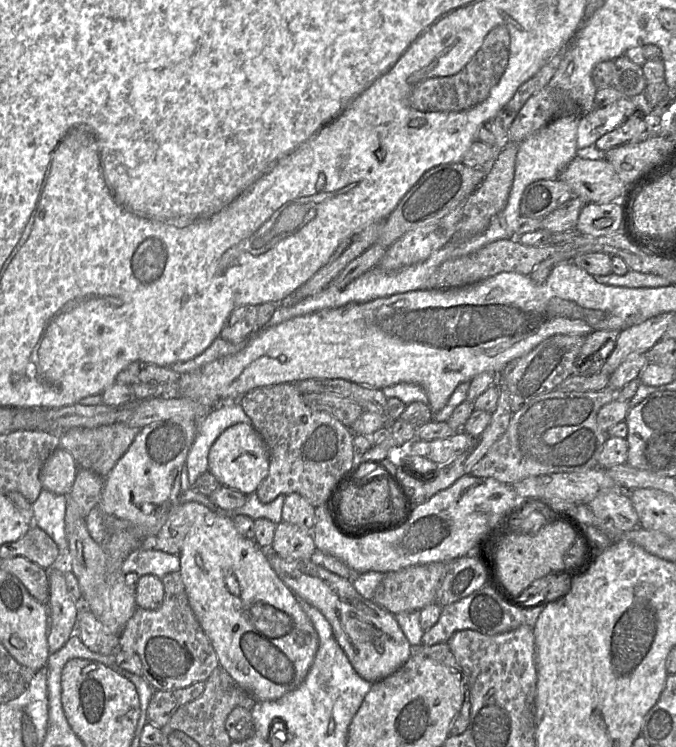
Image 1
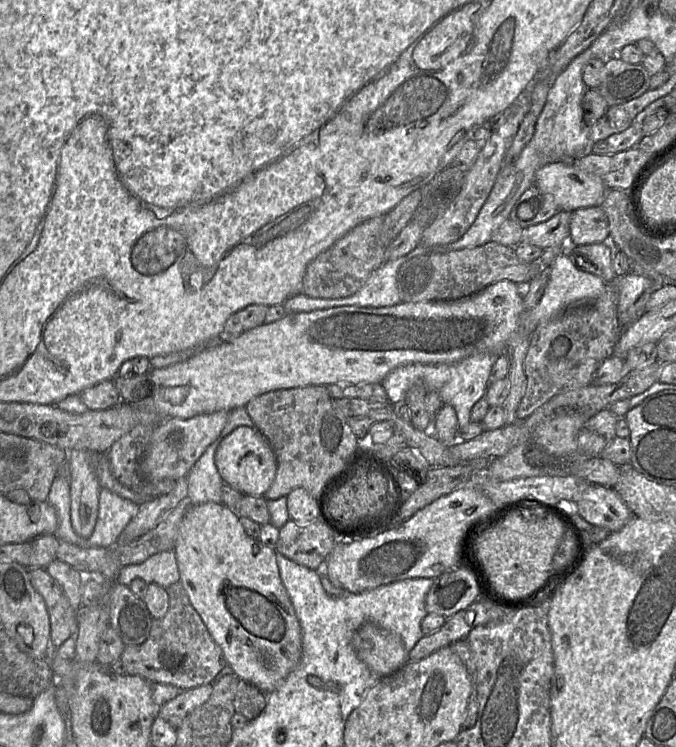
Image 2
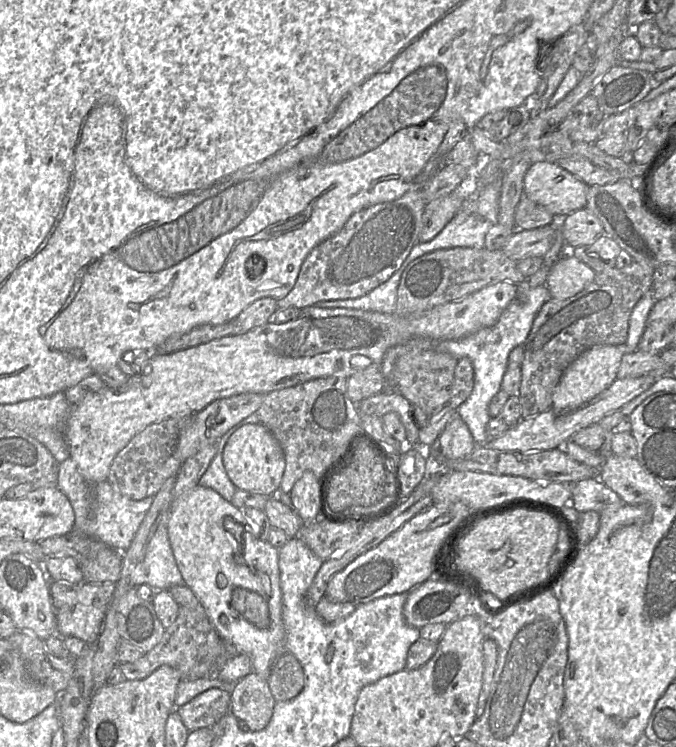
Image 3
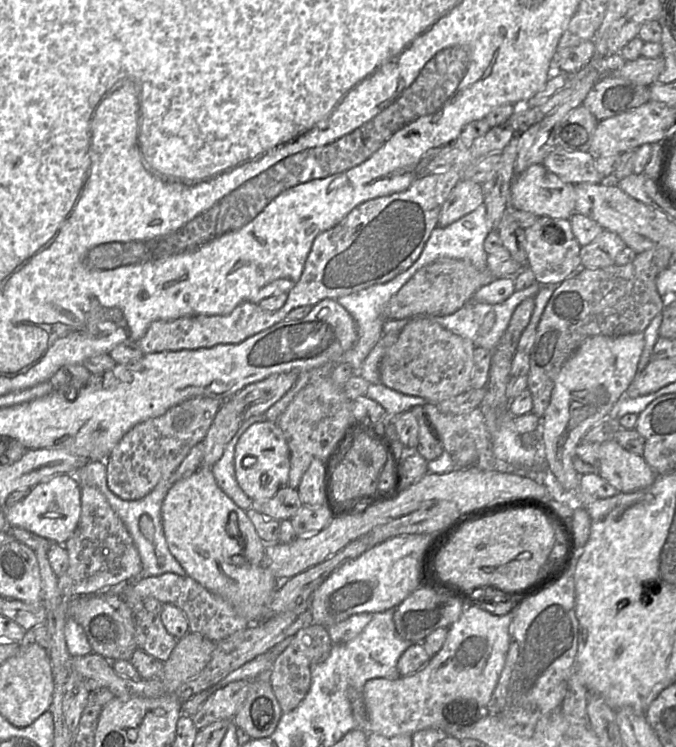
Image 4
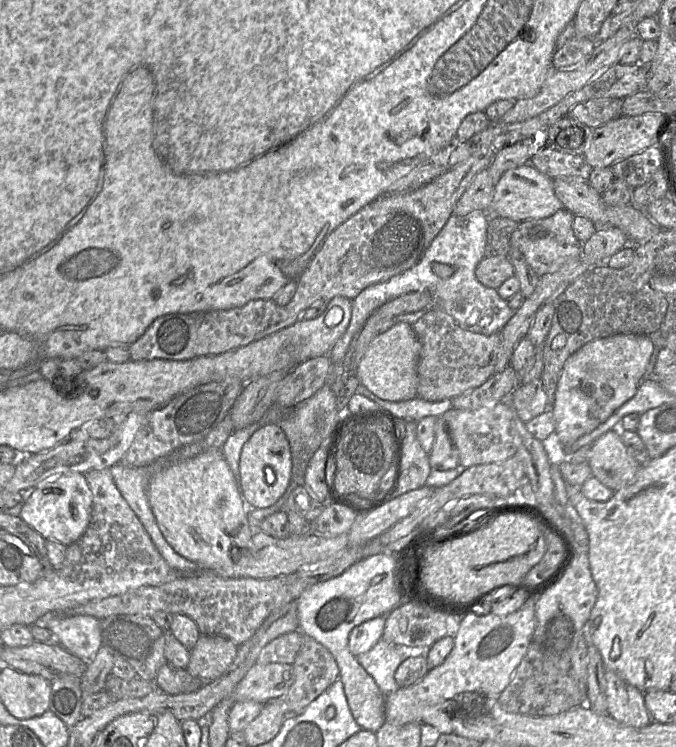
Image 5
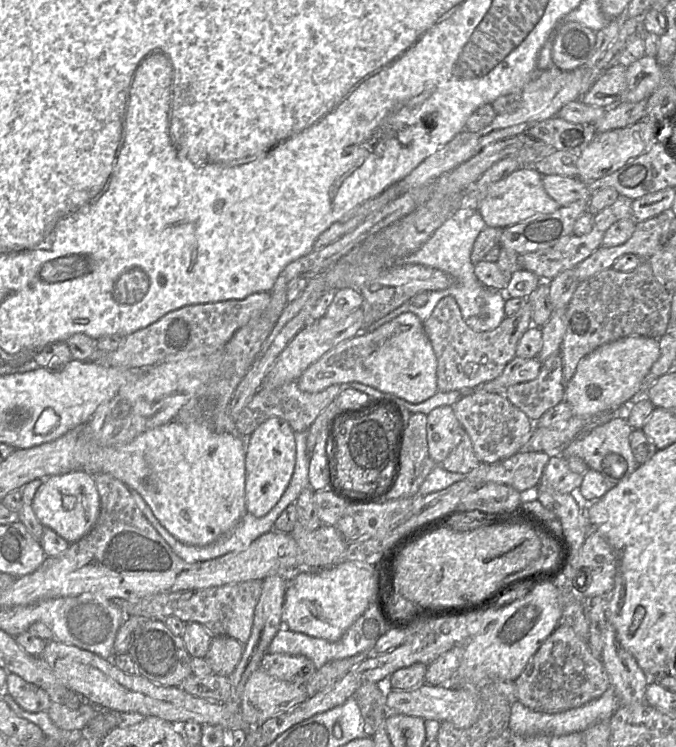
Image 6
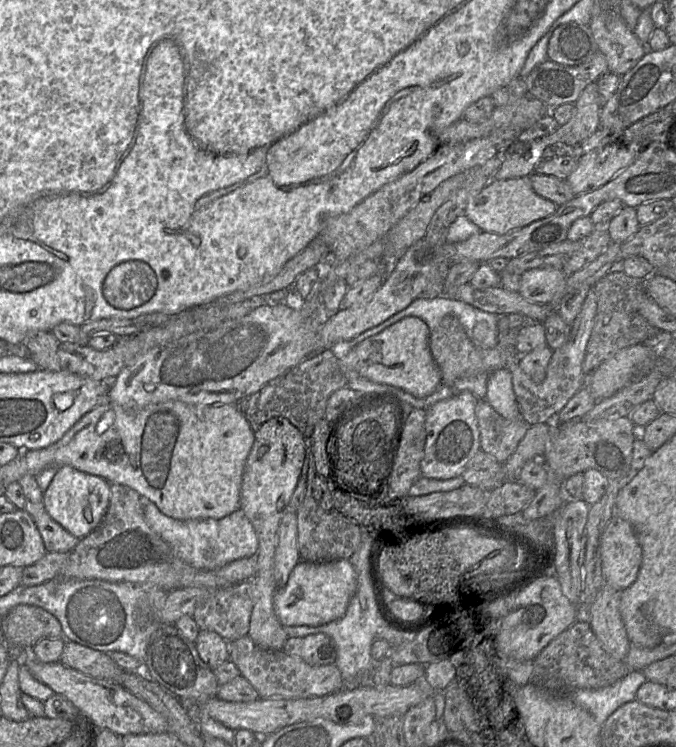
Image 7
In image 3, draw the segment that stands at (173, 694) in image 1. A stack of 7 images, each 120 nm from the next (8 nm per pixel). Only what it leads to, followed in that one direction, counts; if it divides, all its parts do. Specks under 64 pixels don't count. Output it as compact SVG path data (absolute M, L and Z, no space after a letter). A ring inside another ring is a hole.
M211 688L175 708L184 725L190 730L213 727L231 712L231 693L221 688Z

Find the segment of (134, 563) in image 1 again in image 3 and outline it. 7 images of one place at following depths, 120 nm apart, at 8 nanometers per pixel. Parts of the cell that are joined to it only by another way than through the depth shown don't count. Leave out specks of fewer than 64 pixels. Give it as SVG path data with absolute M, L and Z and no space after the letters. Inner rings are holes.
M166 519L150 538L144 557L132 571L130 580L134 587L147 584L155 591L184 584L169 541Z

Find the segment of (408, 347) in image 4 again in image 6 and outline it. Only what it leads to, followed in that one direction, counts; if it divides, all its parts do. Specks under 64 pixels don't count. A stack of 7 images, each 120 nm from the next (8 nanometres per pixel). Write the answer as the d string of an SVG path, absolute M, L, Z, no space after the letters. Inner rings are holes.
M451 296L442 298L430 317L423 322L437 358L437 389L440 392L461 391L492 381L516 357L516 347L532 323L532 310L526 302L516 314L509 316L492 331L475 332L464 322L460 308Z

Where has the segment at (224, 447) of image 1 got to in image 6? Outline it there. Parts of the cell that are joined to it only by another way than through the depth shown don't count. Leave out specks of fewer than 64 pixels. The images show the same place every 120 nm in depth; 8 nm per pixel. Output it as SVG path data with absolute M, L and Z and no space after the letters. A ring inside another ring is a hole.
M269 418L246 438L245 500L248 513L260 518L277 504L290 483L295 461L295 431L282 418Z

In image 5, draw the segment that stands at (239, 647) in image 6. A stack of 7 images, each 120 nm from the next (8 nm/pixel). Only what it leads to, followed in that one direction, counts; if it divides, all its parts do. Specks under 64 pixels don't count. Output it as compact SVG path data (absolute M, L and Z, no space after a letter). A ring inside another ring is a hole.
M201 634L190 649L190 660L186 670L203 684L220 678L232 665L238 645L228 638Z

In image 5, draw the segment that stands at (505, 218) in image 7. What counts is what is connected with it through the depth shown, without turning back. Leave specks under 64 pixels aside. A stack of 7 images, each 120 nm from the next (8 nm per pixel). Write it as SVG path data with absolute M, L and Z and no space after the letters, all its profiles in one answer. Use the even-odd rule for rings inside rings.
M527 163L506 171L495 185L489 215L510 218L517 222L544 219L563 209L554 191L553 179Z

